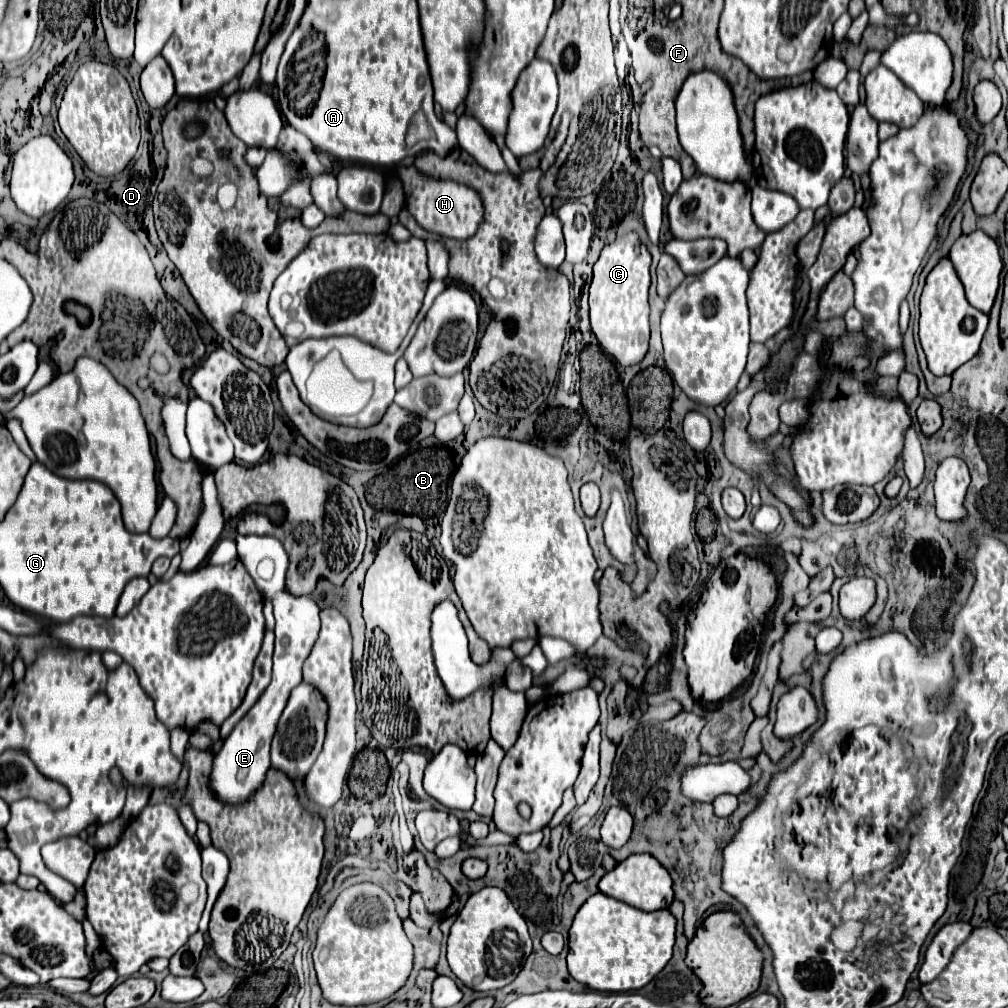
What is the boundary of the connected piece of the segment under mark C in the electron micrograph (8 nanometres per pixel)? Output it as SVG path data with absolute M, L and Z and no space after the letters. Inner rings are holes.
M626 233L602 249L590 283L590 325L600 347L624 367L640 363L648 351L648 287L650 253L636 233Z

